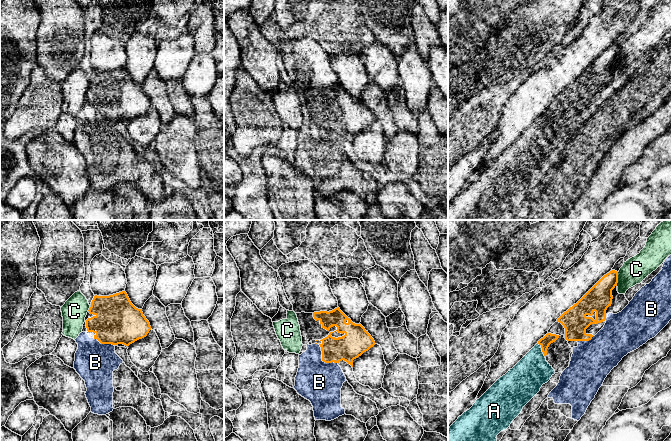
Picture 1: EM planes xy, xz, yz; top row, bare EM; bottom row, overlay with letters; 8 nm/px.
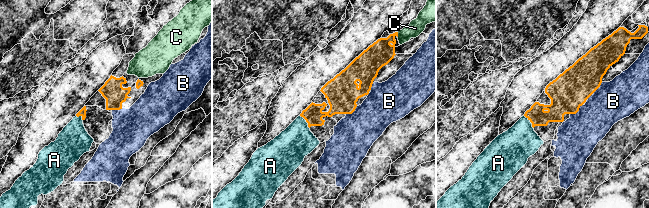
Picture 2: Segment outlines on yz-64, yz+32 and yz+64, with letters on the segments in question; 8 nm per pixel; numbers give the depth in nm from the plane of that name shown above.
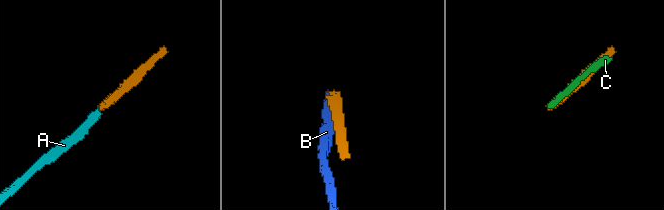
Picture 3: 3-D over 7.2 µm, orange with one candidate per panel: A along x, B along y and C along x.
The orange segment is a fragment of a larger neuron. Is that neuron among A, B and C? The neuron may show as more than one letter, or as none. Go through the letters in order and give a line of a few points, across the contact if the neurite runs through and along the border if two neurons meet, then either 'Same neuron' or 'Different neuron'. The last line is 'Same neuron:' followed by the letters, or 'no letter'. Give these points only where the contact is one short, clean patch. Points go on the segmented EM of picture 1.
A: Line: yz (549, 338), (542, 345), (542, 350), (527, 377). Same neuron
B: Different neuron
C: Different neuron
Same neuron: A

